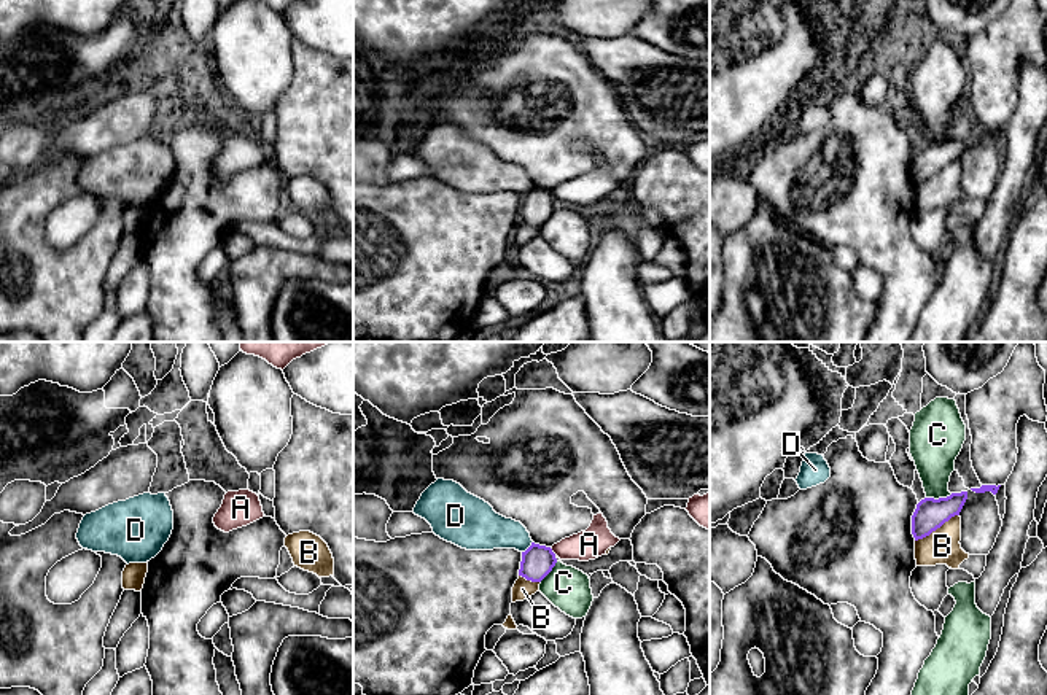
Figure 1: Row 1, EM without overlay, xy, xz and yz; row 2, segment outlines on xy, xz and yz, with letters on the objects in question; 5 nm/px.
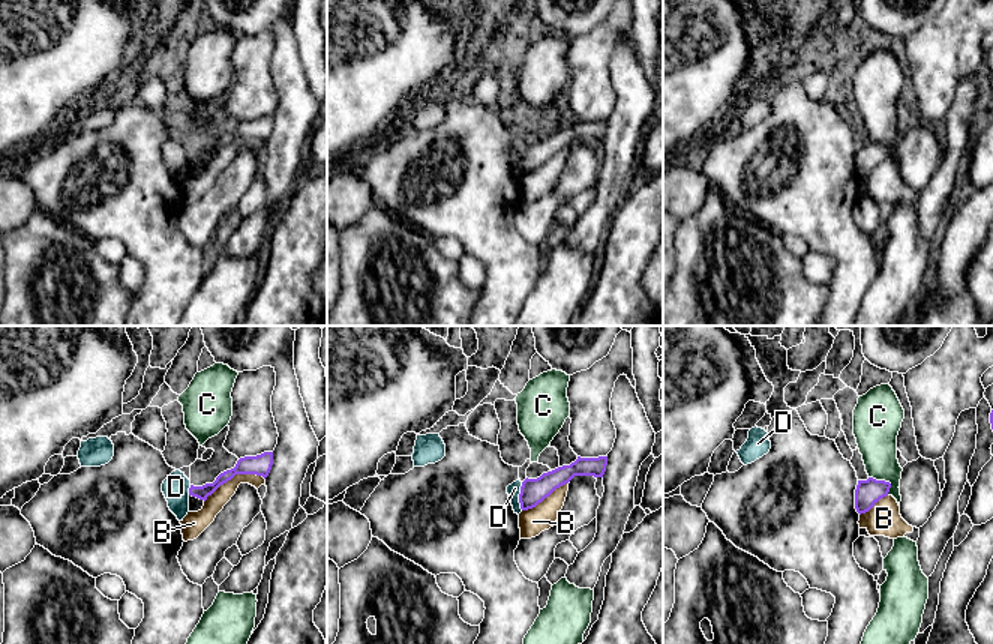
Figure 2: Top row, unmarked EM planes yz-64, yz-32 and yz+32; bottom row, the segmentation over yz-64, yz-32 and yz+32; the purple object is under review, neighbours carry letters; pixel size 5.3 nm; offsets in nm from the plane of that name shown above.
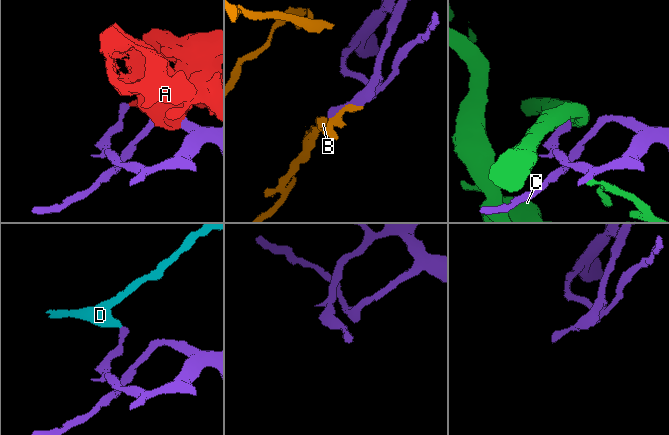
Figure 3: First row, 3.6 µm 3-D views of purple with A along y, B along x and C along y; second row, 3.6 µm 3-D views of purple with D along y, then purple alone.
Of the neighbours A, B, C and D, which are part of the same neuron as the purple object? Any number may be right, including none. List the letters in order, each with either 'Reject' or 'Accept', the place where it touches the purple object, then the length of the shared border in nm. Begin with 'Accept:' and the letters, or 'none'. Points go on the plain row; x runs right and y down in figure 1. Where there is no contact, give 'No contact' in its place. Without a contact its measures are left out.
Accept: none
A: Reject. Touches purple at xz (551, 194). Shared border 50 nm
B: Reject. Touches purple at yz (936, 172). Shared border 260 nm
C: Reject. Touches purple at yz (939, 142). Shared border 140 nm
D: Reject. Touches purple at xz (529, 191). Shared border 80 nm

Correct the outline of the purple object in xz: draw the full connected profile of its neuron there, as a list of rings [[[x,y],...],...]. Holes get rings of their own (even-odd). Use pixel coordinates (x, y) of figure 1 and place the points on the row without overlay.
[[[531,186],[522,196],[519,219],[531,226],[541,226],[555,210],[557,202],[551,191]]]

